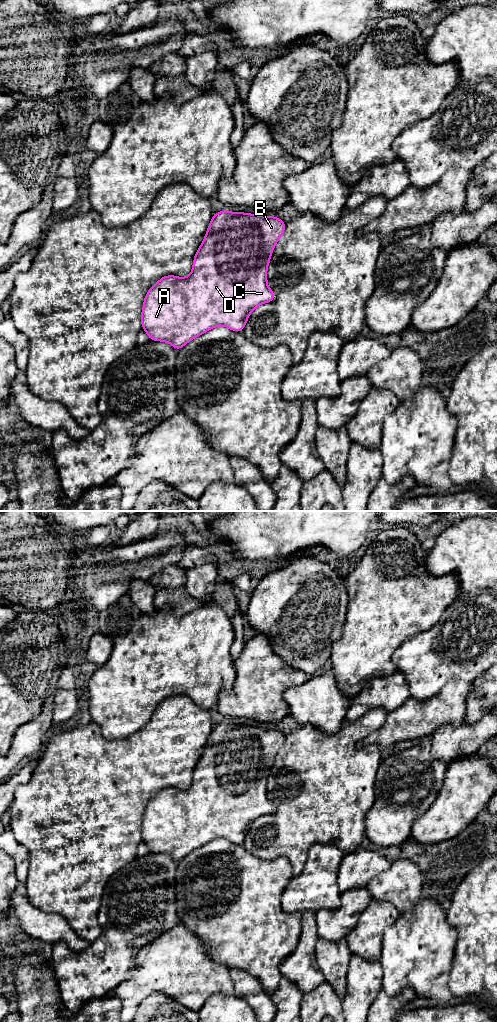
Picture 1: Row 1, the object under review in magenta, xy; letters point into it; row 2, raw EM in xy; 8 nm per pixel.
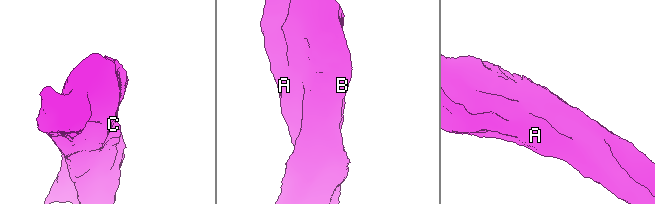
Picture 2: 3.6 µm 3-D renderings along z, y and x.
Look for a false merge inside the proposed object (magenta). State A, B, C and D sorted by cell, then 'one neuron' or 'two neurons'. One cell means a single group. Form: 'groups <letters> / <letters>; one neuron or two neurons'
groups A B C D; one neuron

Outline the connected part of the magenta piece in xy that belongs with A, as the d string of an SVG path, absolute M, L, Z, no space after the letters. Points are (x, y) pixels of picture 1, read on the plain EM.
M228 722L215 725L194 768L190 787L184 790L164 788L148 802L143 814L141 835L150 852L168 854L179 862L193 850L217 838L242 844L250 825L257 818L271 814L275 810L275 805L267 797L267 779L275 756L284 745L285 735L274 728L265 729Z

